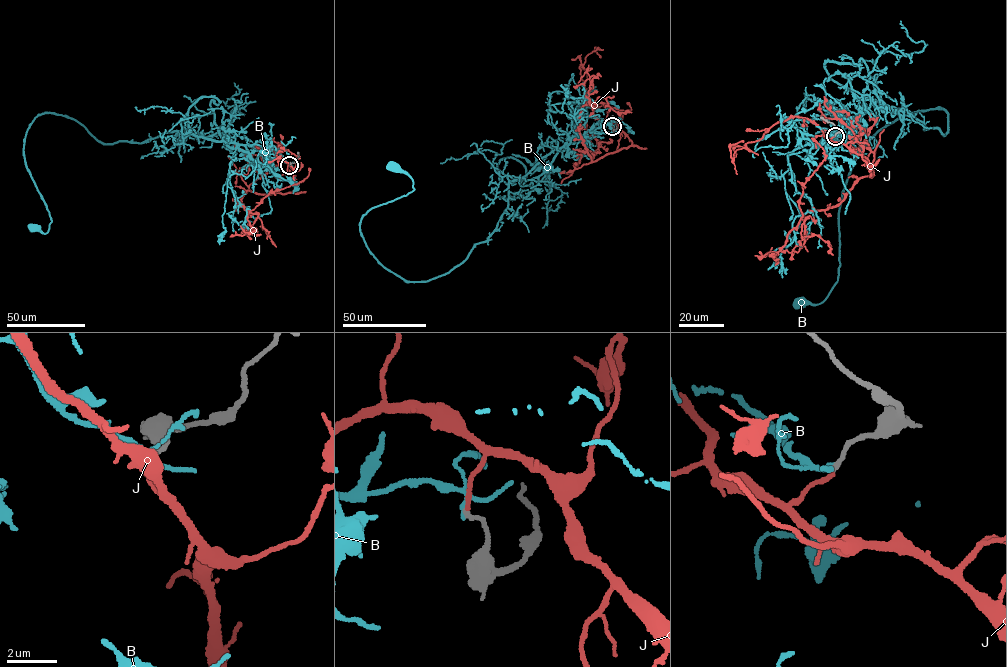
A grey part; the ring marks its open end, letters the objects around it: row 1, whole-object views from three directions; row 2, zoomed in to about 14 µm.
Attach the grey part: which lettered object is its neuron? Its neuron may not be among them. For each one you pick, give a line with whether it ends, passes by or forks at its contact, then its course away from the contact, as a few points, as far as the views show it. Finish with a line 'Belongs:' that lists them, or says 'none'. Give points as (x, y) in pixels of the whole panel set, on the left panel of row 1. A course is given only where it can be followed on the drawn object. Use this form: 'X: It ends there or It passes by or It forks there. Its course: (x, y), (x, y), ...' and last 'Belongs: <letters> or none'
J: It ends there. Its course: (289, 165), (291, 192), (246, 190), (237, 206), (251, 210), (270, 192), (302, 181), (309, 168)
Belongs: J

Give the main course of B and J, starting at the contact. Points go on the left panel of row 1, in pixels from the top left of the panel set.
B: (289, 165), (271, 147), (216, 142), (189, 123), (104, 144), (46, 112), (23, 149), (51, 222), (34, 228)
J: (289, 165), (291, 192), (246, 190), (237, 206), (251, 210), (270, 192), (302, 181), (309, 168)

